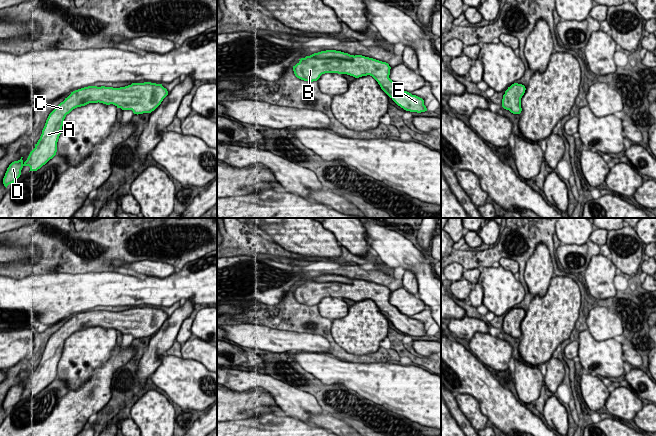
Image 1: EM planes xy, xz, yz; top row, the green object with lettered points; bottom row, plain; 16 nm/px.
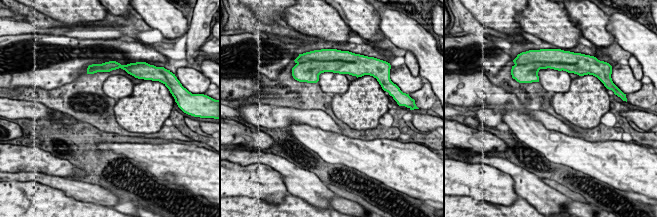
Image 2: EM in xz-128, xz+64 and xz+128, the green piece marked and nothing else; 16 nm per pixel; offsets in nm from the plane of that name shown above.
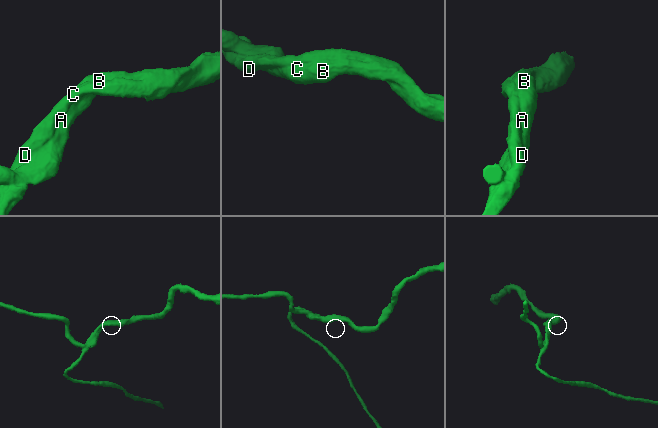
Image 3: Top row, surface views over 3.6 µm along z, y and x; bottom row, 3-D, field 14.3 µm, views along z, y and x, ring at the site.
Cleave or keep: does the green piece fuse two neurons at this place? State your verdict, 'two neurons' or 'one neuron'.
one neuron

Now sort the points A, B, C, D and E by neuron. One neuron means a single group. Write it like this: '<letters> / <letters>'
A B C D E

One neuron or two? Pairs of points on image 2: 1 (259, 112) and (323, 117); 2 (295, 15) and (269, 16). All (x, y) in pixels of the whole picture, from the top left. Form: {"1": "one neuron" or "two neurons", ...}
{"1": "one neuron", "2": "two neurons"}

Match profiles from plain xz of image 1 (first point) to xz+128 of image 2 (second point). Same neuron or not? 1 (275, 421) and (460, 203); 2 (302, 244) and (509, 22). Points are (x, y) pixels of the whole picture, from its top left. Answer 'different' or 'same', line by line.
1: same
2: different

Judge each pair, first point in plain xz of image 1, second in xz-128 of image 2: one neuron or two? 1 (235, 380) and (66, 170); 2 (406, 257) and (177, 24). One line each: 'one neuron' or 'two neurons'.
1: one neuron
2: one neuron

